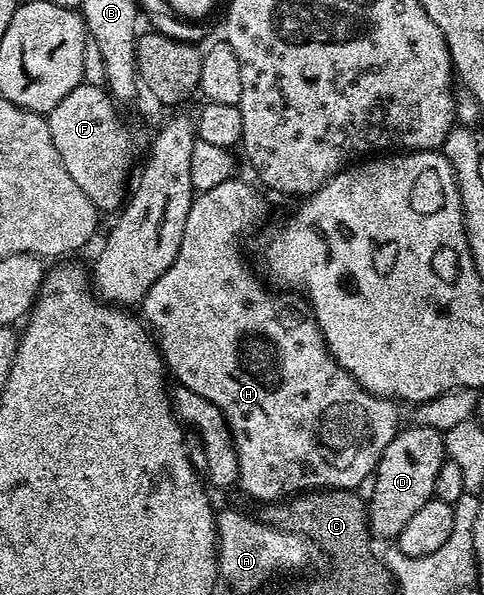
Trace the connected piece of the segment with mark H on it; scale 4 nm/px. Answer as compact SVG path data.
M233 178L226 182L218 182L210 190L199 193L193 199L190 206L190 214L186 214L186 230L182 230L182 246L178 246L178 258L150 290L146 290L144 299L140 301L139 311L144 311L142 320L150 329L151 335L156 341L156 347L160 349L160 357L164 360L165 369L176 375L176 384L186 386L194 390L194 394L202 394L206 402L212 402L224 417L224 423L228 425L232 433L232 445L236 451L236 479L238 488L241 488L248 496L253 496L259 502L276 502L281 498L291 497L301 490L327 490L329 488L359 489L359 484L369 479L375 473L376 464L380 460L382 450L396 437L400 416L396 413L397 401L383 396L371 396L365 388L346 370L342 370L336 361L328 355L328 348L324 345L324 336L320 333L320 327L312 319L309 309L303 303L295 300L295 295L279 296L268 288L260 285L260 280L248 269L244 256L240 253L240 239L244 232L248 232L260 220L264 212L264 204L260 196L244 180Z

